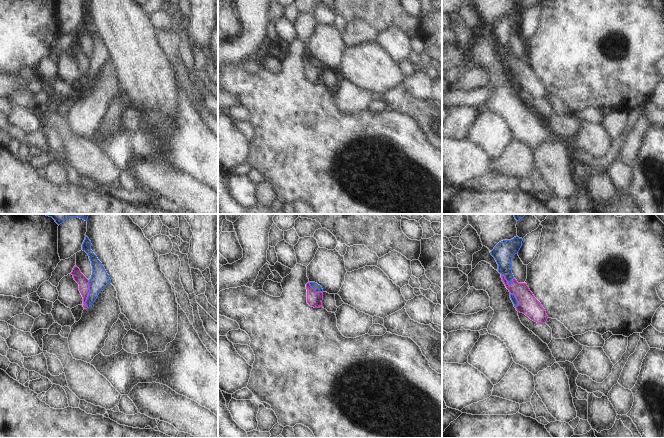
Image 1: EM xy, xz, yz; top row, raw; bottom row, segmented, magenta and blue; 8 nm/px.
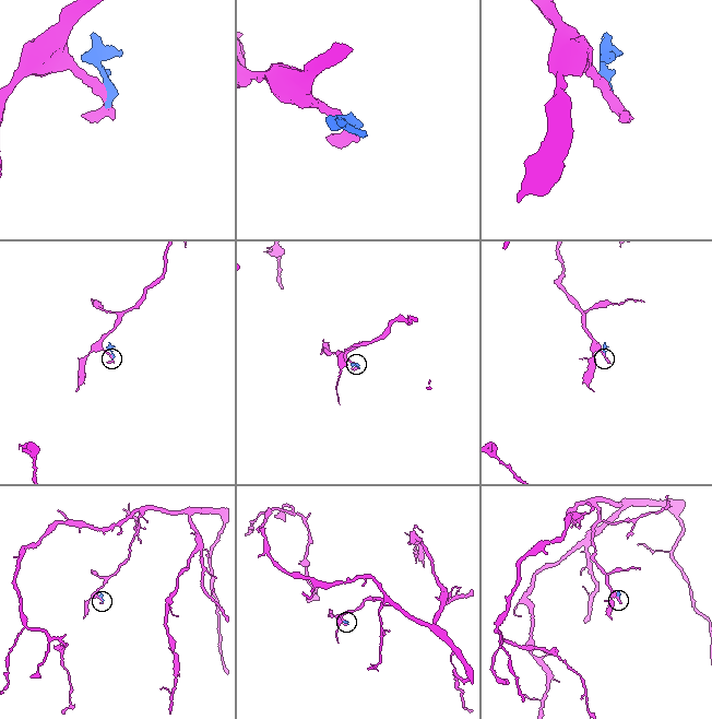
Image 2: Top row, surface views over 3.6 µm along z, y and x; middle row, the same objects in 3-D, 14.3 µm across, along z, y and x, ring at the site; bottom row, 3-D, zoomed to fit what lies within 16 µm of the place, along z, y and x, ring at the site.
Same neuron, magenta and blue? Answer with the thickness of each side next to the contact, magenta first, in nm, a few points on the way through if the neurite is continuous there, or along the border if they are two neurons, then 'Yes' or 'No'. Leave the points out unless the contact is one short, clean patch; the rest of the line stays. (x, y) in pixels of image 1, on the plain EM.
Thickness 80 nm (magenta) against 150 nm. Boundary: xy (89, 56), (89, 70), (85, 78), (87, 83). No.

